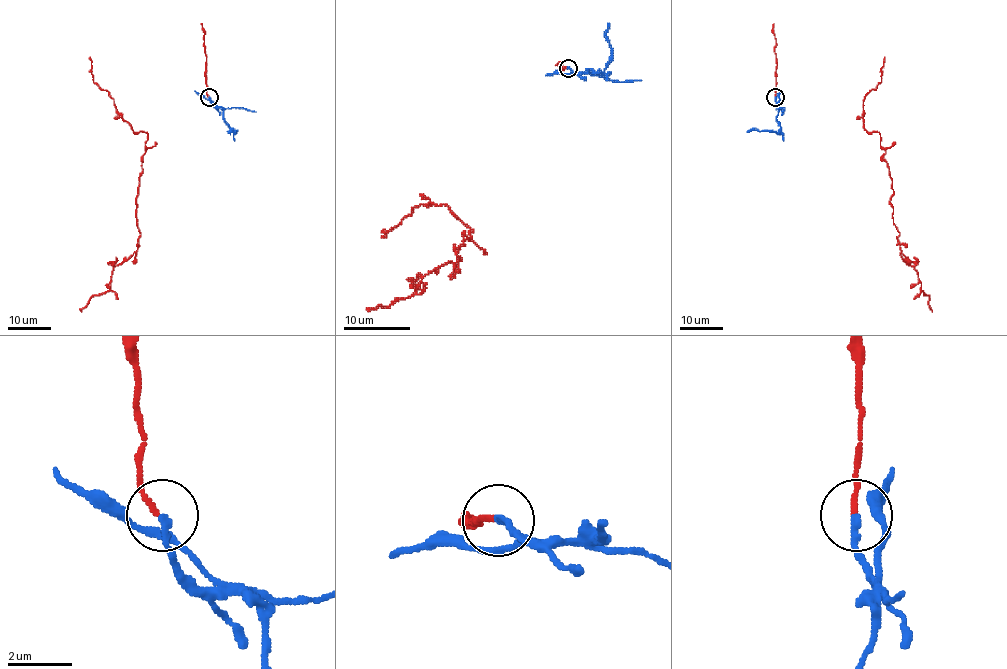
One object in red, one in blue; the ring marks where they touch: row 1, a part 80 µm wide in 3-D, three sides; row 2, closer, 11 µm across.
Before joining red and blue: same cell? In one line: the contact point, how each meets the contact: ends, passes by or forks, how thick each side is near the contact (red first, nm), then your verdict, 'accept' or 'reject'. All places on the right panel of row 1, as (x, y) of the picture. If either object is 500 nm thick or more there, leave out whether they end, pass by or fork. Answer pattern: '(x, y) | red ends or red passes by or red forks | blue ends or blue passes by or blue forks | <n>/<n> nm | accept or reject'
(775, 97) | red ends | blue ends | 130/200 nm | reject

